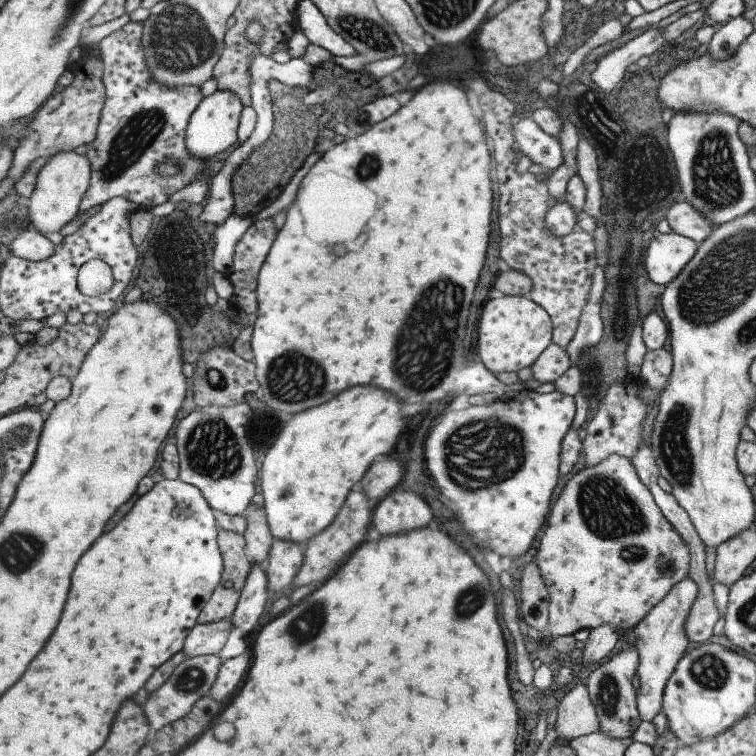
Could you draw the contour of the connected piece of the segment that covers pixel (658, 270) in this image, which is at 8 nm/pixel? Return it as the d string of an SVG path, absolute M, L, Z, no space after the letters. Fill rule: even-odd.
M671 232L653 240L643 260L649 278L659 286L669 286L691 263L698 251L698 244L691 238Z

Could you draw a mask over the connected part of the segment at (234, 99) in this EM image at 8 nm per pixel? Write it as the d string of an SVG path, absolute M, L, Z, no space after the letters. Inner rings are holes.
M217 89L212 95L204 98L202 105L194 113L190 126L187 128L185 140L191 156L206 160L223 152L229 146L237 144L237 141L240 141L238 136L239 122L241 122L241 114L244 108L239 96L229 92L229 90Z

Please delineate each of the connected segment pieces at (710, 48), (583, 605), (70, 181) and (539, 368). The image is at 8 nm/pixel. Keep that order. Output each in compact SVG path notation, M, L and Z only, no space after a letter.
M737 16L715 28L713 37L707 44L706 54L709 54L713 60L725 60L731 54L735 54L737 46L752 33L753 28L750 20L743 16Z
M613 454L607 460L603 460L601 464L593 466L593 468L585 467L573 475L571 480L564 486L557 502L555 502L554 508L551 510L551 516L547 520L546 530L542 535L535 561L541 568L541 574L545 578L549 590L550 618L548 637L551 638L573 635L579 630L589 629L591 631L593 628L603 626L603 624L613 624L615 628L619 628L620 632L631 630L631 628L635 629L639 622L642 622L651 613L651 610L654 610L655 606L658 606L659 602L667 597L675 584L679 584L683 578L690 575L691 549L689 544L685 542L683 535L675 530L675 525L663 515L661 508L655 502L654 495L650 492L650 488L638 476L638 470L632 460L619 454Z
M80 150L59 152L47 159L47 164L39 173L37 188L30 196L28 218L30 226L43 234L60 232L67 223L75 220L81 212L83 198L90 189L92 168L89 158Z
M552 343L535 362L532 376L541 383L554 384L563 374L567 373L574 364L565 348Z

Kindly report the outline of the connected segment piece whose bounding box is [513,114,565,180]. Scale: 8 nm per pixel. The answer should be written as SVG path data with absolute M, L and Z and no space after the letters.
M529 114L520 117L515 124L513 136L513 145L544 169L544 173L537 175L539 180L548 180L555 170L563 166L565 154L561 140L541 130L541 126Z

